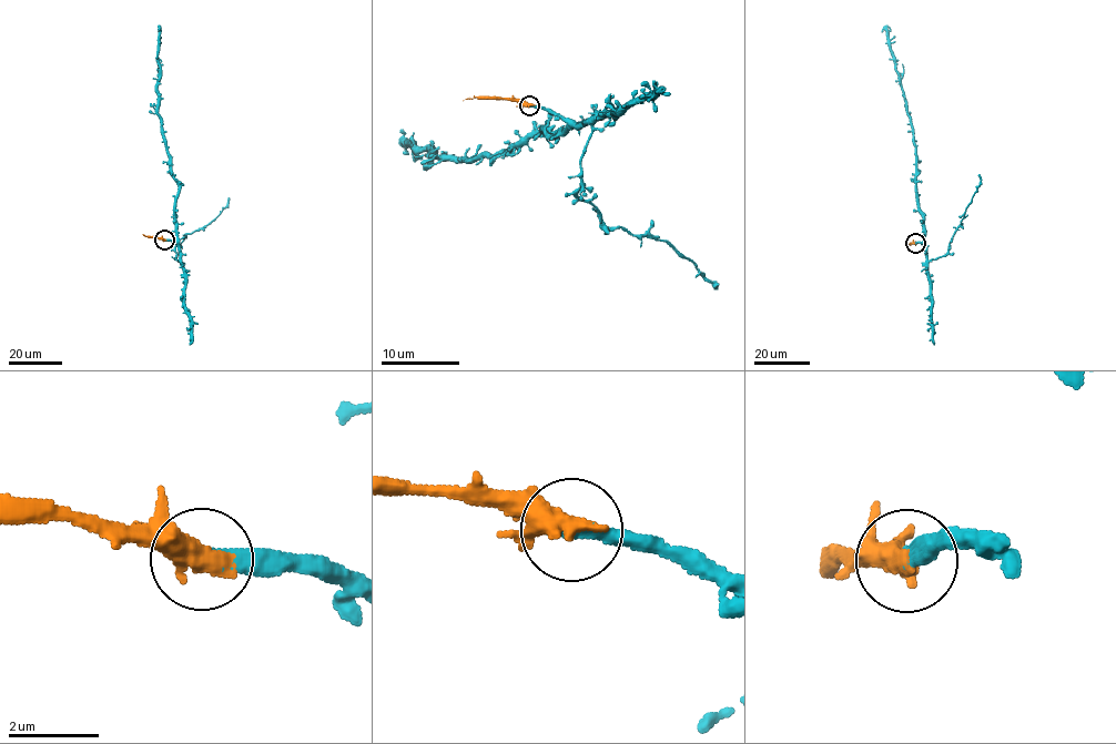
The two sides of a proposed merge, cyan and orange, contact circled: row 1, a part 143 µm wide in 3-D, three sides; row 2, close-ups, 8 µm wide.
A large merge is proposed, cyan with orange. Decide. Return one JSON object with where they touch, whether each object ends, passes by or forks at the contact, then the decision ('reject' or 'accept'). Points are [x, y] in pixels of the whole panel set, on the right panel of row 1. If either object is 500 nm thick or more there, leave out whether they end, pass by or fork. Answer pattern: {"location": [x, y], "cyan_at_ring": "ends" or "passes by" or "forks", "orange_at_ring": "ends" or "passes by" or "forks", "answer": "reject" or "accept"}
{"location": [915, 243], "cyan_at_ring": "ends", "orange_at_ring": "passes by", "answer": "accept"}

